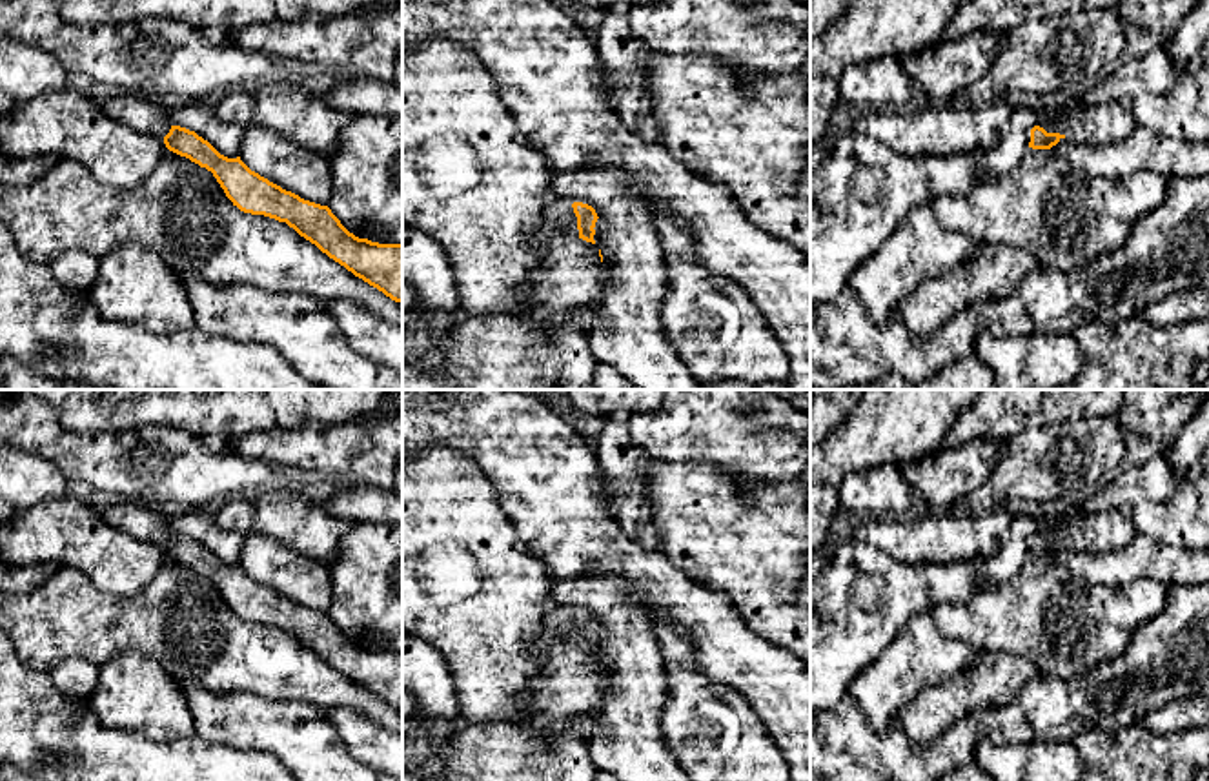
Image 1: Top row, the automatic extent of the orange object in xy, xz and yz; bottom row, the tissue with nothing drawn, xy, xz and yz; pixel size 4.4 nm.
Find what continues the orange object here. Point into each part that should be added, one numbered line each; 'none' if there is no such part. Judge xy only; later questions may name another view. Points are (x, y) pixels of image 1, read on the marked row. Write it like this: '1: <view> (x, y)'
1: xy (142, 115)

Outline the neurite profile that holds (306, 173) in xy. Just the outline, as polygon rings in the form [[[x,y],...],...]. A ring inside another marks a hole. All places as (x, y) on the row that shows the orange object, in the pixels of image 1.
[[[246,127],[240,140],[240,160],[260,177],[299,195],[328,206],[331,171],[328,157],[304,149],[268,127]]]

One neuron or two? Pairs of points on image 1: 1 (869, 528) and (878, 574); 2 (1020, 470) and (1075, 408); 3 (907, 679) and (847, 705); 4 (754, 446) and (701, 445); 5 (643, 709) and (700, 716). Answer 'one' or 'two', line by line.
1: two
2: two
3: two
4: one
5: two

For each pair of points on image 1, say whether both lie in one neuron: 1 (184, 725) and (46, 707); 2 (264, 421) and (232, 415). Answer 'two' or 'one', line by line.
1: two
2: one

